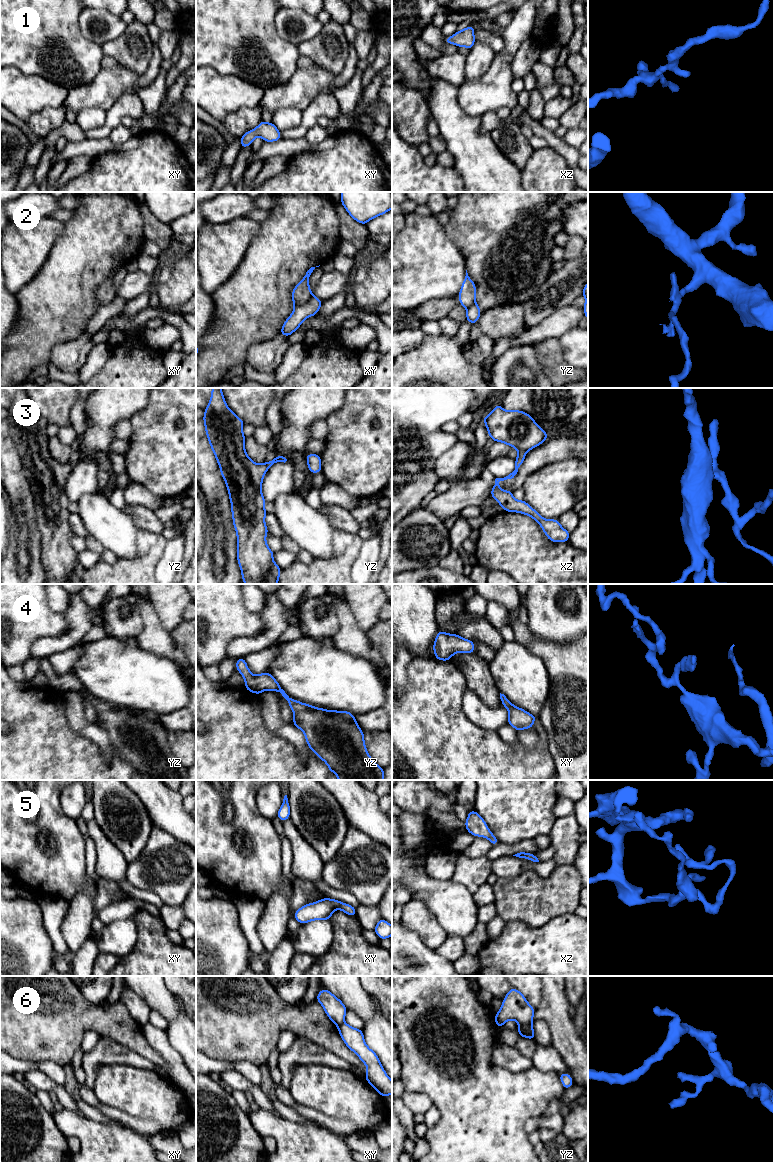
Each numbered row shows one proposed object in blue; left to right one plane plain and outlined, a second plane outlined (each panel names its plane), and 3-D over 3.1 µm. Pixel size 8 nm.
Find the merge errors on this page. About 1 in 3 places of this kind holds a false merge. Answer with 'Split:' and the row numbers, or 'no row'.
Split: 2, 6

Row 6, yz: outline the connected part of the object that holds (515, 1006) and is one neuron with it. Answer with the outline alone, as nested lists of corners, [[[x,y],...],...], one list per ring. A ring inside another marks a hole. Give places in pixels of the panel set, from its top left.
[[[510,988],[500,1010],[495,1014],[496,1026],[504,1026],[507,1020],[515,1020],[519,1025],[532,1024],[535,1010],[520,991]]]

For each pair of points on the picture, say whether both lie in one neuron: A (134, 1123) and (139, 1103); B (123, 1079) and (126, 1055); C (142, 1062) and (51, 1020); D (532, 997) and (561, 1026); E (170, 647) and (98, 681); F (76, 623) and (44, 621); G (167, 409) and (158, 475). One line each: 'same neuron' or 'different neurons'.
A: different neurons
B: different neurons
C: different neurons
D: different neurons
E: different neurons
F: different neurons
G: same neuron

